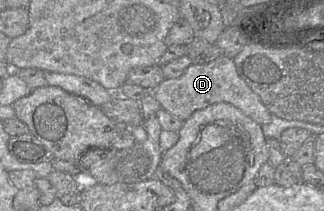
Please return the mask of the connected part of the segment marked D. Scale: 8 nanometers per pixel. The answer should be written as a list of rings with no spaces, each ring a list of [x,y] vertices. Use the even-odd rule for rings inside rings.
[[[223,54],[209,63],[192,63],[180,77],[164,78],[156,88],[151,90],[151,94],[161,108],[182,121],[188,119],[195,111],[220,102],[232,104],[259,125],[271,121],[269,110],[237,73],[234,60]]]

